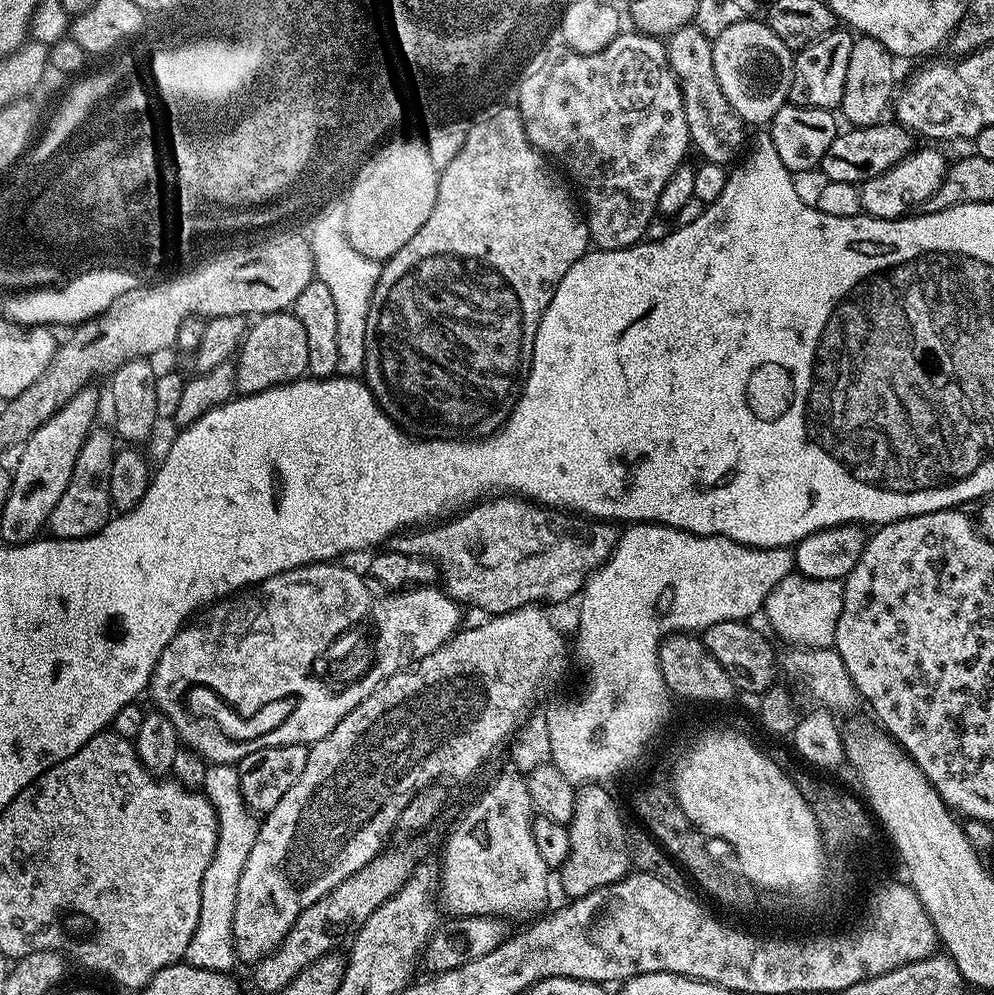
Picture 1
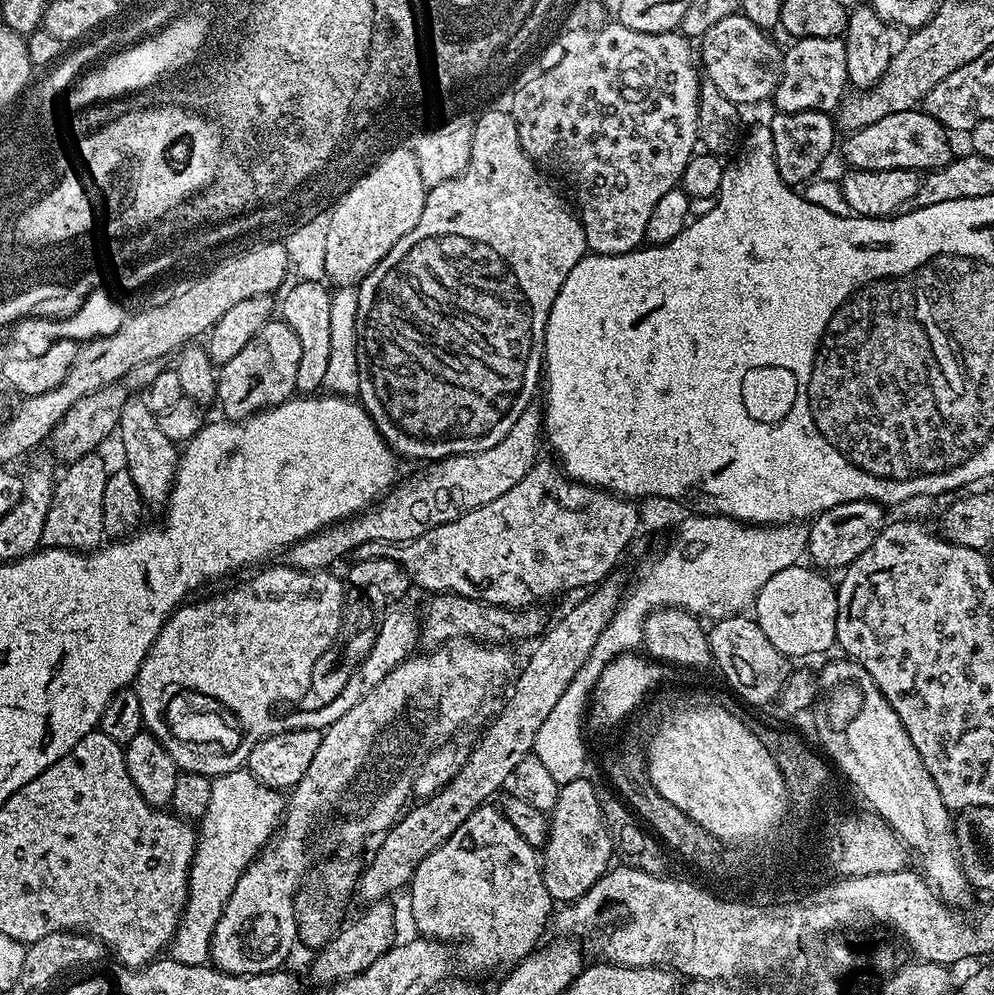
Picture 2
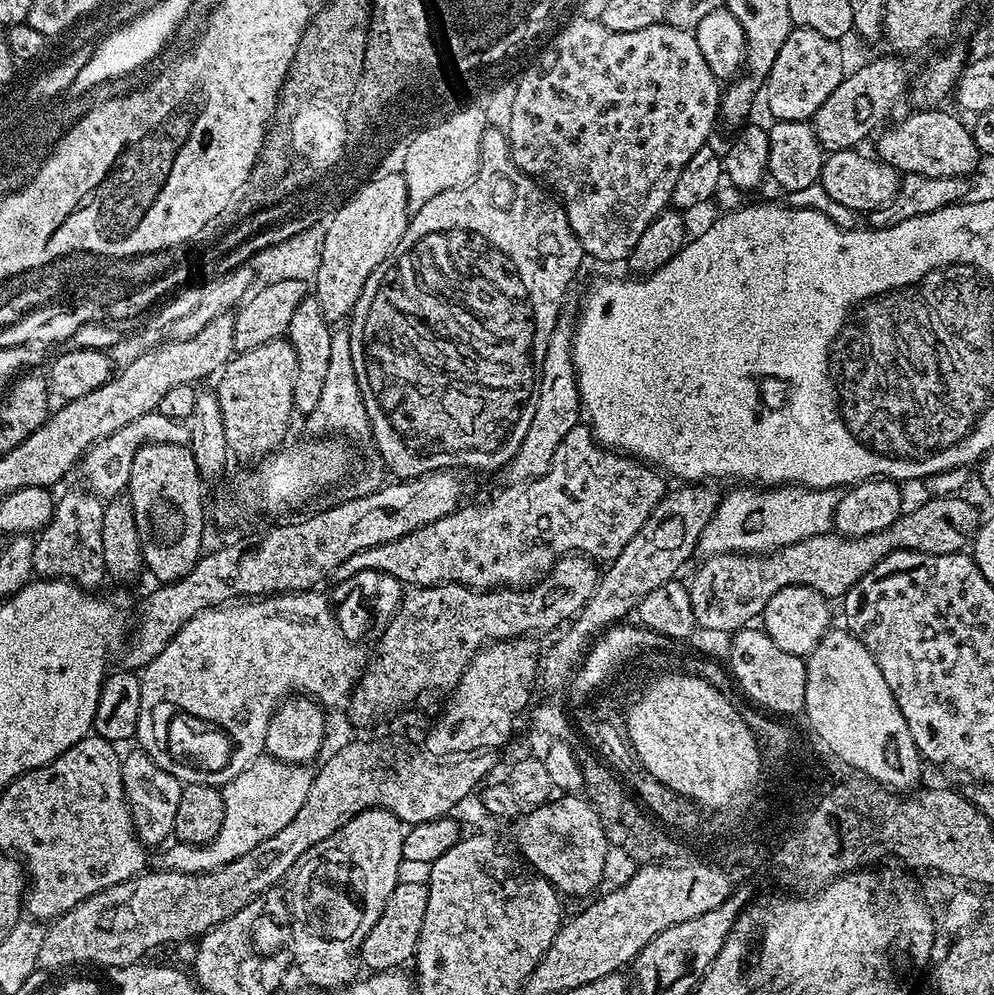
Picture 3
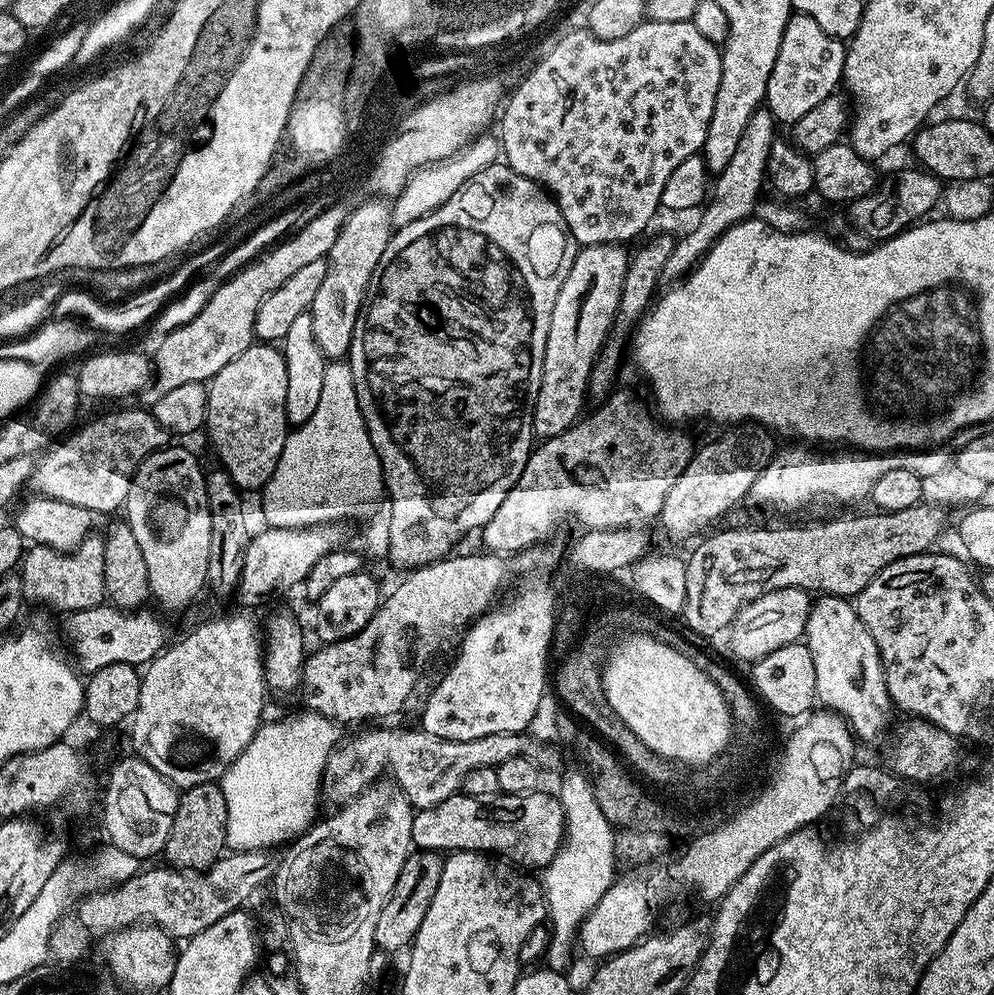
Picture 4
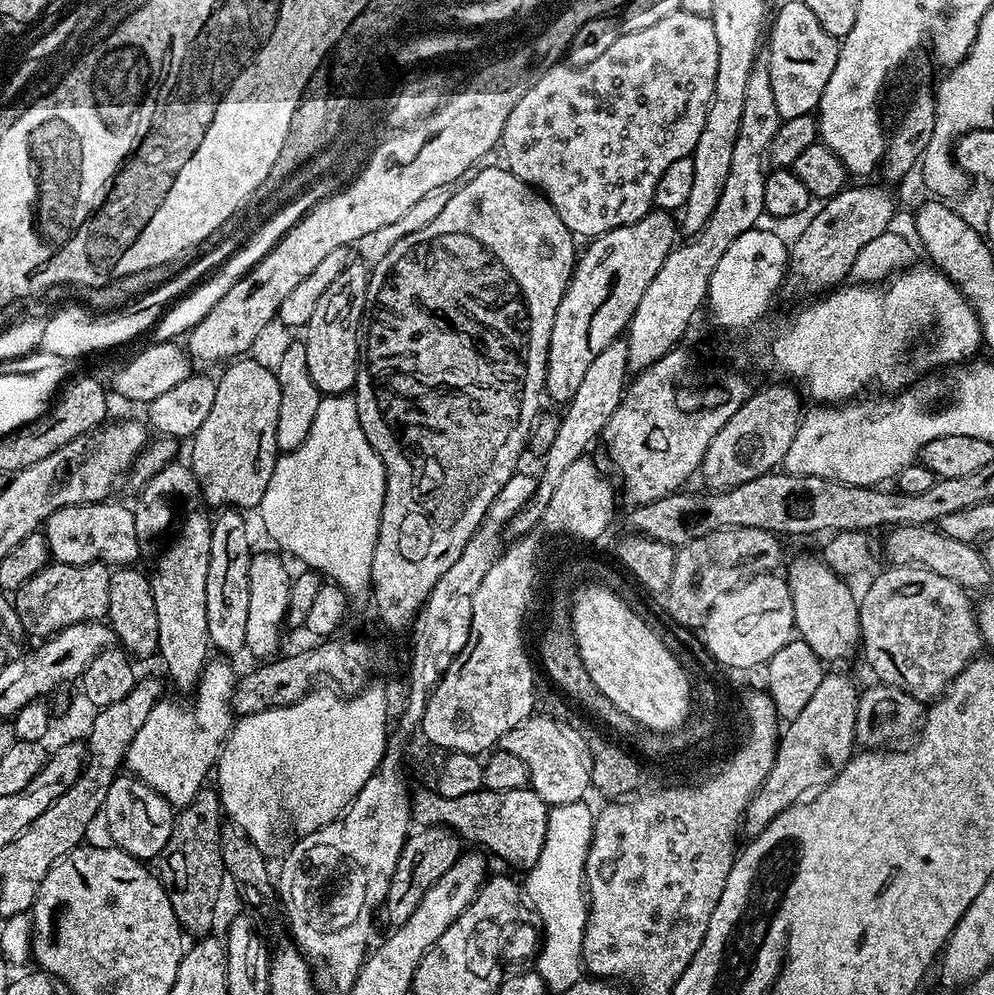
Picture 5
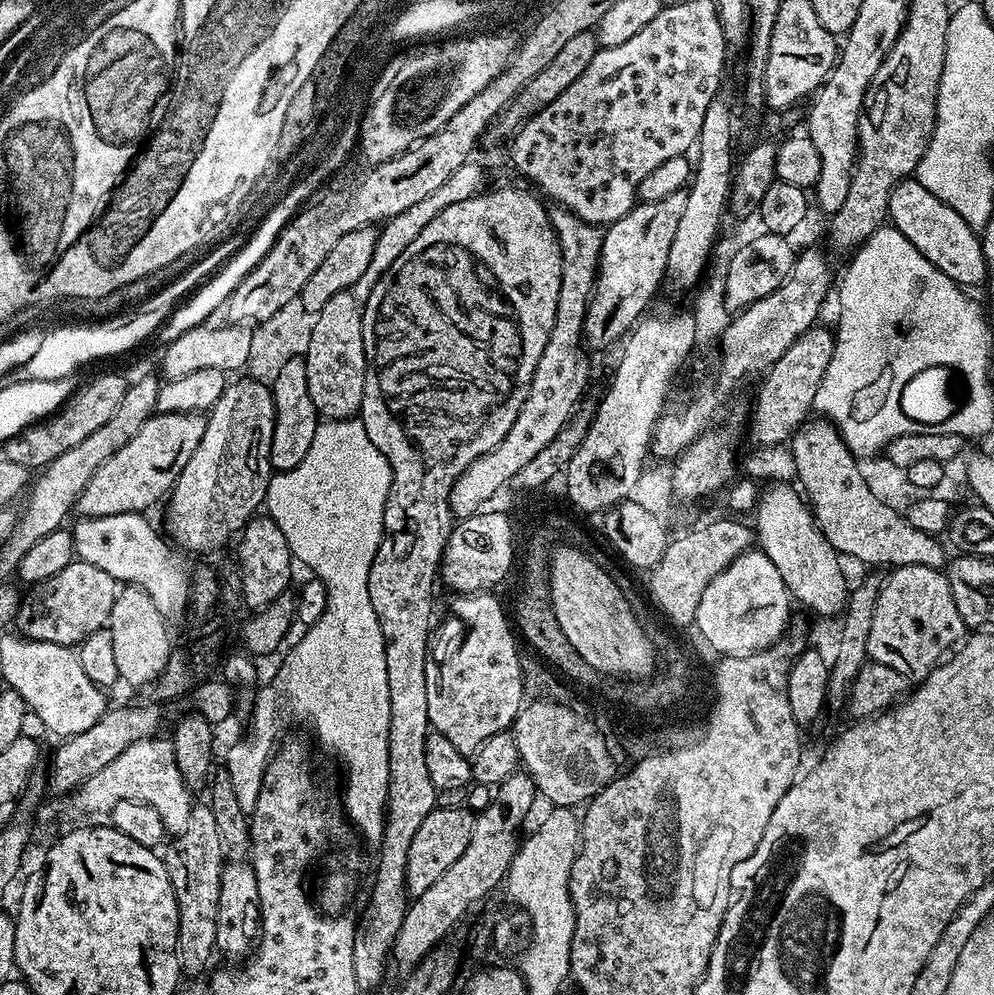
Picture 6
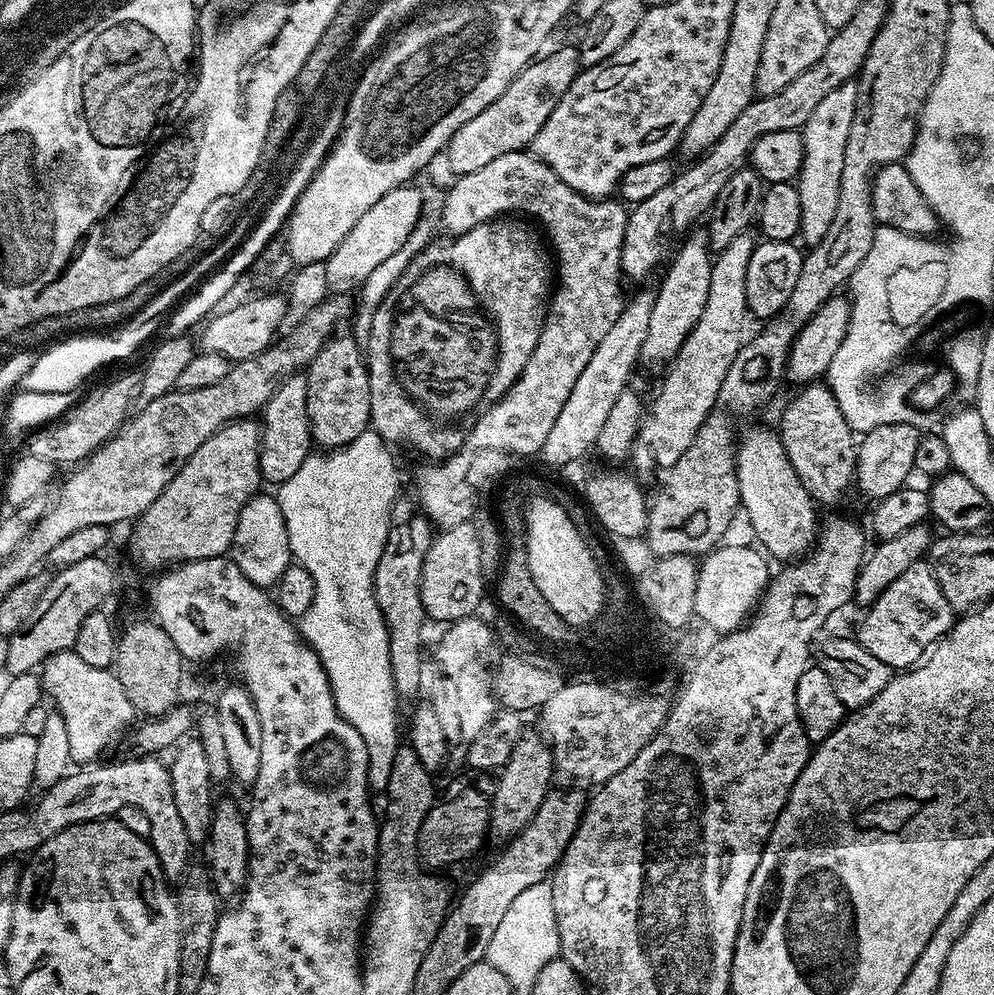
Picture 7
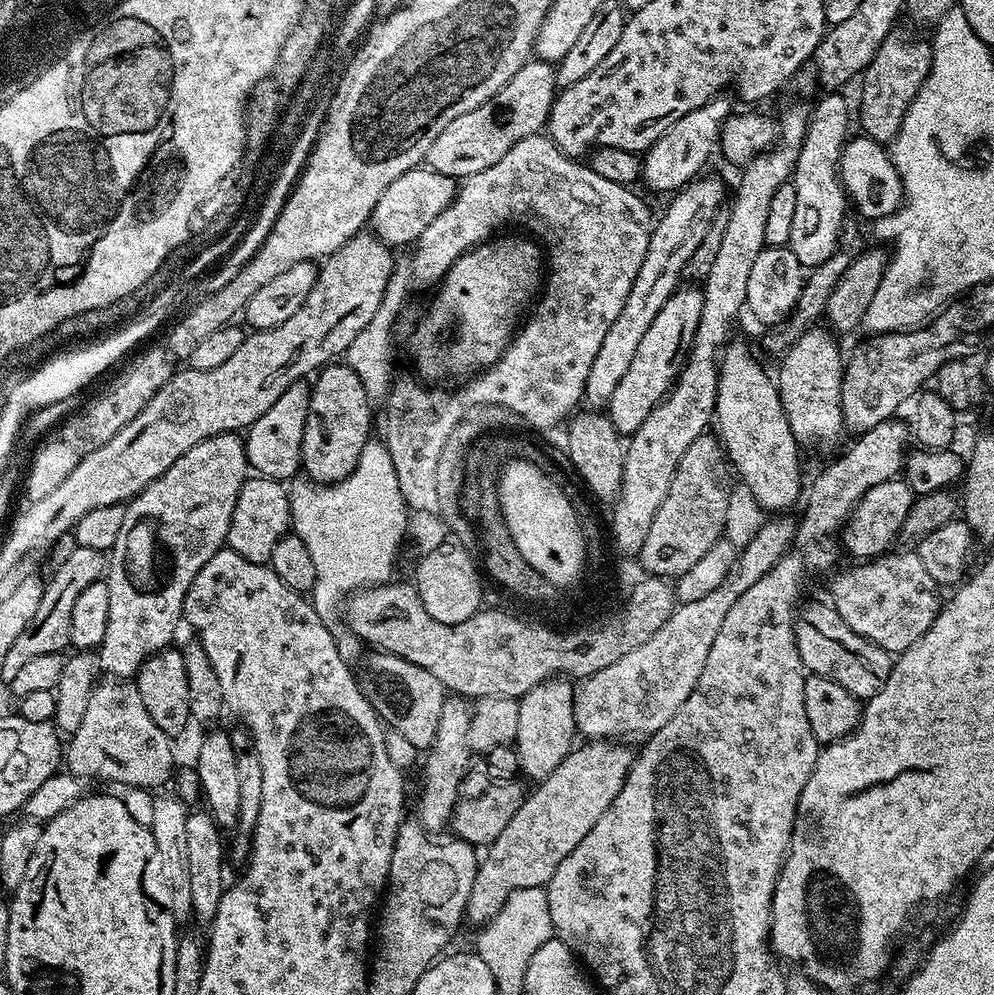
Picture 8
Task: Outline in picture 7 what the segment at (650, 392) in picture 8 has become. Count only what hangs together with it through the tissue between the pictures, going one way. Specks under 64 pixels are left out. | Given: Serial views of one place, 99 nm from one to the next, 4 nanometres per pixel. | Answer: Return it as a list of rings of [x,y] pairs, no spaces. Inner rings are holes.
[[[689,231],[683,237],[684,245],[677,250],[676,257],[674,252],[667,261],[668,270],[660,282],[660,288],[655,291],[654,310],[650,313],[650,334],[646,334],[646,342],[642,342],[641,365],[653,364],[654,367],[663,369],[671,364],[678,350],[682,350],[682,342],[686,342],[686,338],[694,330],[698,318],[702,318],[706,294],[710,294],[713,257],[710,255],[707,231],[696,231]]]

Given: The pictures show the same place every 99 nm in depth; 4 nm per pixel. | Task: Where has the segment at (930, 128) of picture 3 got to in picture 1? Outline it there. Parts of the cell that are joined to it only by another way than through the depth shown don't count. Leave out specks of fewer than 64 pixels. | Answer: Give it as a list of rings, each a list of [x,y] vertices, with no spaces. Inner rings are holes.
[[[881,122],[874,125],[868,125],[865,128],[849,127],[848,132],[841,131],[830,142],[826,149],[826,154],[822,158],[819,171],[824,172],[825,181],[846,182],[857,186],[864,183],[865,180],[874,178],[890,166],[902,162],[913,151],[914,140],[913,133],[901,126],[899,122]]]

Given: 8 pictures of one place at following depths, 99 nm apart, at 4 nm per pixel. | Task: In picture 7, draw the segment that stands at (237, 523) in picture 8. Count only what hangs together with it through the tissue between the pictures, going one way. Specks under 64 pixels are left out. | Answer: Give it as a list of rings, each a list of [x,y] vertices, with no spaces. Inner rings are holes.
[[[257,494],[248,499],[246,506],[242,506],[238,514],[238,526],[234,526],[230,559],[250,582],[265,590],[275,586],[289,564],[293,563],[286,534],[286,518],[282,518],[282,506],[278,506],[275,495]]]

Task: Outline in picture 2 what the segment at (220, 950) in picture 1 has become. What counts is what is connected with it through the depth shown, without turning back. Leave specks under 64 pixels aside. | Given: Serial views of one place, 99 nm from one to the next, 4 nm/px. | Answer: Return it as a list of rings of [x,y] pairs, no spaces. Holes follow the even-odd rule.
[[[247,770],[227,772],[212,780],[209,810],[199,825],[196,856],[188,871],[188,905],[168,947],[172,960],[188,966],[209,961],[213,932],[238,878],[272,839],[285,811],[285,793],[268,788]]]

